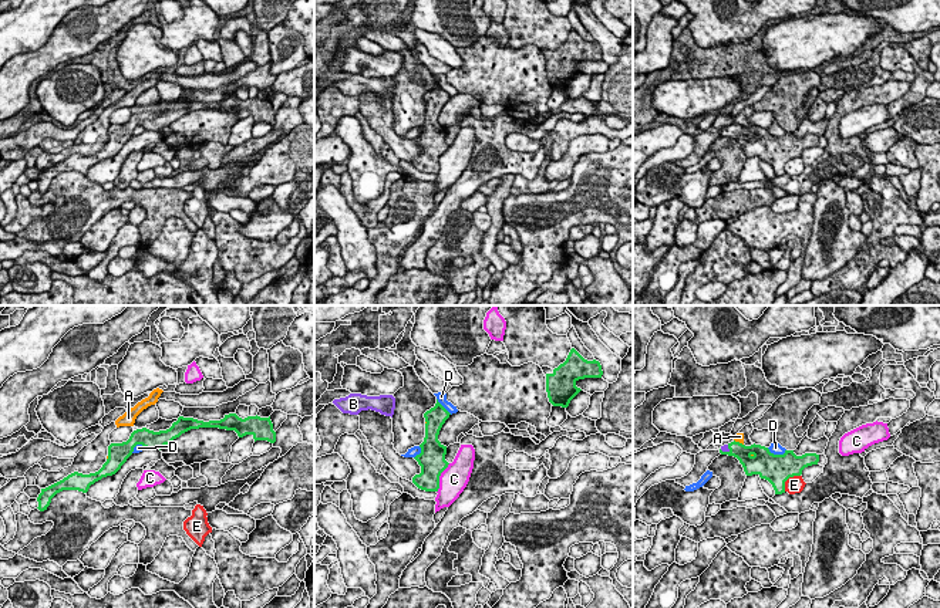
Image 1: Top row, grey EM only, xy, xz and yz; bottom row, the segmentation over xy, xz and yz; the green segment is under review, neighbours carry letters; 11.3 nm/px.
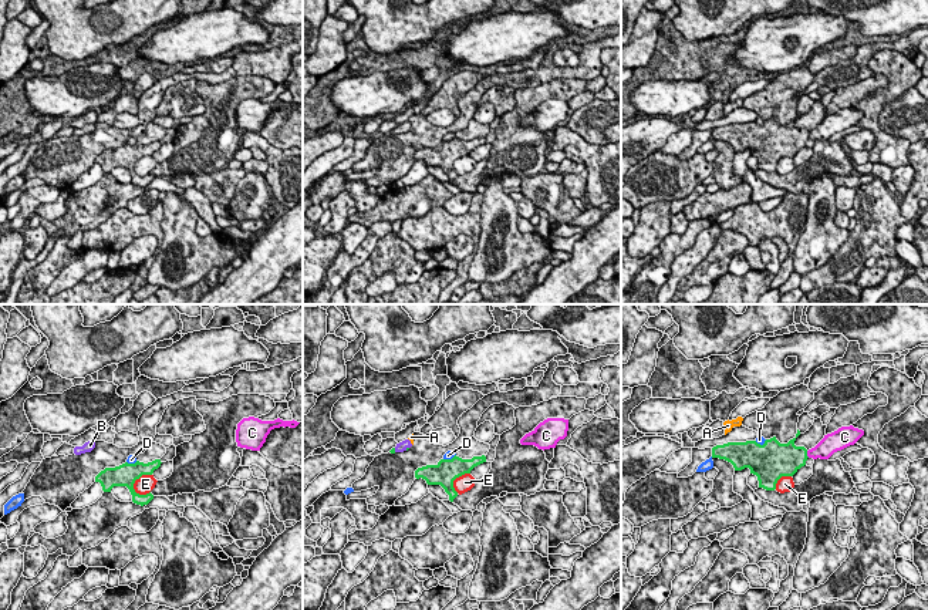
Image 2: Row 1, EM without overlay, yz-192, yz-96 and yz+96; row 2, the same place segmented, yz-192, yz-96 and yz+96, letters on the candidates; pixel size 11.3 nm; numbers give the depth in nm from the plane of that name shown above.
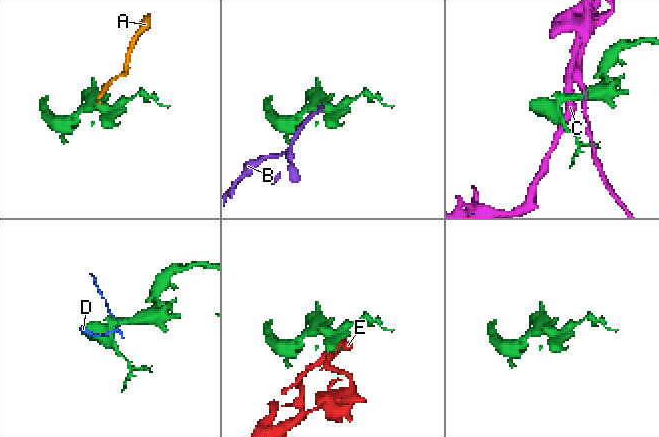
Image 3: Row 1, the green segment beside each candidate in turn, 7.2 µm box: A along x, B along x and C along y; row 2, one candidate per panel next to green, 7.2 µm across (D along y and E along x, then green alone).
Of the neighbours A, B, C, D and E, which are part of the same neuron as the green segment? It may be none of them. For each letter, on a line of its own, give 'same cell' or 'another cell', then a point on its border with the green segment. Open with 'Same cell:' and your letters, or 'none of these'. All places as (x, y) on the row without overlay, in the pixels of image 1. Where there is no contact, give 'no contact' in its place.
Same cell: B
A: another cell | yz (738, 124)
B: same cell | yz (725, 134)
C: another cell | xz (438, 159)
D: another cell | yz (777, 137)
E: another cell | yz (788, 159)

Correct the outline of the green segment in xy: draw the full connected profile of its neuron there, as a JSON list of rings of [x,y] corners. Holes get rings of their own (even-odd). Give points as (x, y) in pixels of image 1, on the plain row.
[[[236,95],[225,97],[220,102],[198,102],[193,99],[179,98],[176,104],[166,112],[154,114],[146,109],[137,111],[131,115],[129,121],[122,125],[111,125],[108,128],[108,141],[102,149],[90,156],[82,156],[74,153],[64,159],[63,162],[41,170],[37,179],[38,192],[44,193],[51,185],[51,180],[63,172],[78,172],[87,175],[90,168],[102,159],[115,156],[127,141],[132,136],[137,126],[142,126],[146,131],[162,131],[169,126],[173,121],[179,119],[182,115],[191,111],[199,109],[219,109],[226,112],[235,112],[239,119],[252,116],[256,122],[267,122],[270,125],[276,124],[276,114],[273,112],[273,105],[269,99],[247,98],[245,101],[239,99]]]

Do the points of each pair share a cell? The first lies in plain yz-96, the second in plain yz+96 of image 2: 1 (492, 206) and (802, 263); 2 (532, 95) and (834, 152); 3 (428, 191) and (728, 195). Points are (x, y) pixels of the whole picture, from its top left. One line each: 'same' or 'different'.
1: same
2: same
3: same

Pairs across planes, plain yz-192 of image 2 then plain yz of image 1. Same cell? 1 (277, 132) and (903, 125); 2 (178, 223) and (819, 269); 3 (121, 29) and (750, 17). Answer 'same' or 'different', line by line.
1: same
2: same
3: same

